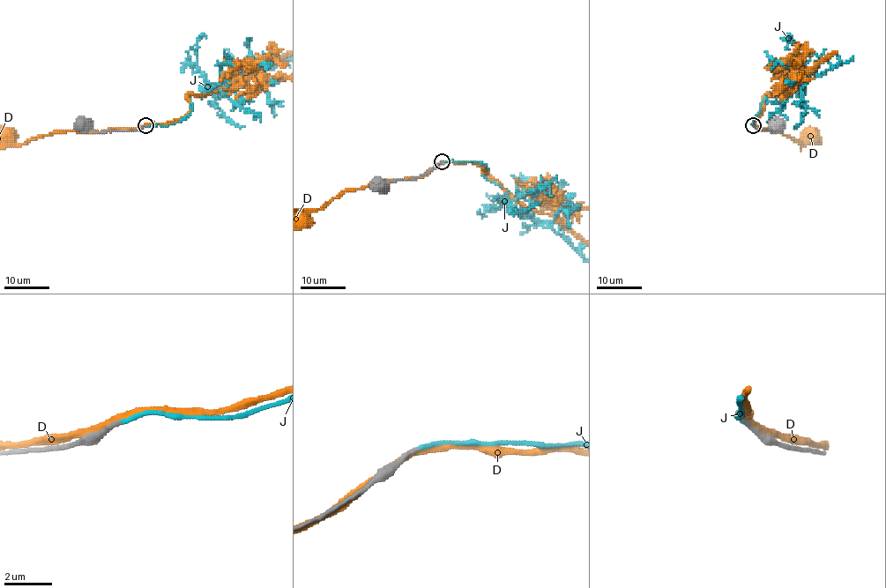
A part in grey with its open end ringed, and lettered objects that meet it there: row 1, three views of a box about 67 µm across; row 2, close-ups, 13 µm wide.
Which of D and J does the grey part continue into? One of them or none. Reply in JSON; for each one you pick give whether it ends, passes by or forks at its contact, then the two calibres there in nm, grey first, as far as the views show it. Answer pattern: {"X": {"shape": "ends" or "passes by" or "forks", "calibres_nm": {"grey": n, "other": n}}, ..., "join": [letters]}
{"J": {"shape": "ends", "calibres_nm": {"grey": 200, "other": 170}}, "join": ["J"]}

